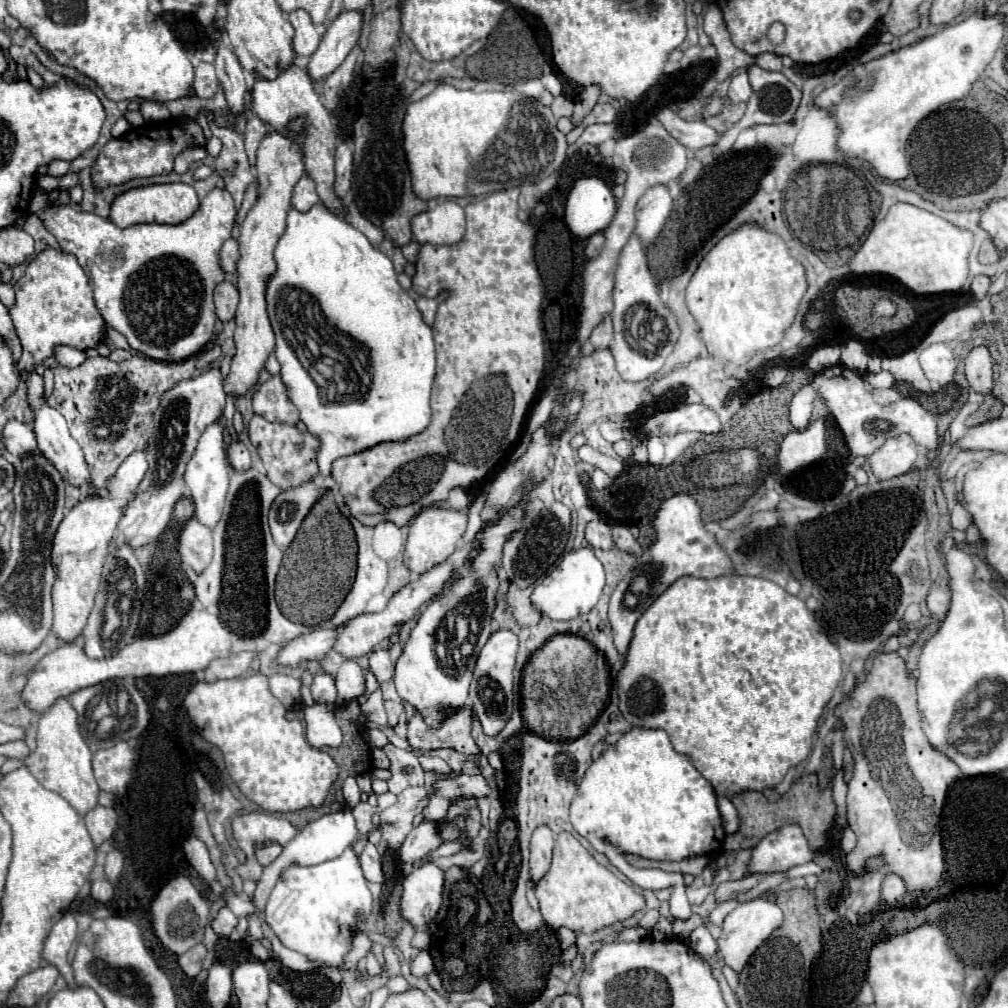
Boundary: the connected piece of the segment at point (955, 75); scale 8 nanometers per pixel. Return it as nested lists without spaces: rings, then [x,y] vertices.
[[[976,12],[956,24],[944,26],[942,30],[934,32],[932,36],[912,46],[904,46],[898,52],[892,52],[892,54],[886,54],[886,56],[880,56],[876,60],[856,66],[840,82],[822,90],[814,98],[814,106],[820,110],[832,112],[834,122],[840,130],[838,142],[836,142],[840,154],[844,158],[860,158],[860,160],[870,162],[874,170],[886,180],[904,180],[910,172],[910,166],[906,162],[908,136],[912,134],[916,124],[922,118],[926,118],[930,112],[934,112],[938,106],[960,100],[970,92],[972,84],[990,64],[996,48],[1000,46],[1002,32],[1004,32],[1002,14],[986,16],[984,12]]]

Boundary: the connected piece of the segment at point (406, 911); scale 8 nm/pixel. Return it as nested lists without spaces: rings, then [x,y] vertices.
[[[430,862],[404,876],[400,914],[408,924],[414,926],[416,932],[426,932],[430,922],[434,922],[442,904],[442,888],[444,872]]]

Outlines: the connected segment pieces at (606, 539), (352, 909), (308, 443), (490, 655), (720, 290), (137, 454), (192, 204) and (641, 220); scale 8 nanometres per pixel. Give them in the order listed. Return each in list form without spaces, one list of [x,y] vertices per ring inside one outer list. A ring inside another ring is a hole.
[[[594,520],[588,524],[586,528],[586,540],[590,542],[592,548],[602,548],[602,550],[610,550],[614,548],[614,540],[612,540],[612,530],[606,522],[602,520]]]
[[[346,848],[342,856],[316,866],[286,868],[266,904],[266,920],[286,948],[336,968],[352,948],[358,916],[368,916],[370,912],[372,894],[354,848]]]
[[[254,416],[248,424],[248,436],[252,444],[258,448],[260,460],[268,472],[268,478],[282,490],[300,486],[302,482],[318,476],[318,464],[316,464],[316,450],[318,450],[318,438],[312,434],[302,434],[296,426],[290,424],[272,424],[264,420],[262,416]]]
[[[498,630],[494,632],[486,646],[482,648],[476,668],[474,668],[474,678],[470,684],[470,702],[474,716],[480,720],[482,730],[486,736],[496,736],[508,722],[512,714],[512,684],[514,684],[514,662],[516,662],[516,648],[518,648],[518,638],[510,630]]]
[[[744,224],[732,234],[724,236],[700,262],[696,274],[688,284],[686,302],[688,310],[692,312],[702,330],[702,338],[706,342],[708,352],[716,358],[724,358],[734,364],[746,364],[756,352],[768,350],[784,338],[784,332],[792,326],[796,318],[806,288],[806,270],[790,254],[784,240],[756,224]]]
[[[148,446],[134,450],[116,474],[106,480],[106,496],[88,496],[84,502],[78,502],[60,522],[54,540],[52,540],[52,562],[56,566],[56,582],[52,592],[54,602],[54,632],[66,642],[78,642],[88,614],[94,606],[94,596],[98,592],[102,566],[108,556],[108,550],[114,542],[114,530],[122,520],[124,508],[134,500],[134,494],[146,476]]]
[[[152,184],[144,188],[134,188],[120,194],[110,210],[110,220],[120,228],[128,228],[140,222],[156,222],[156,224],[182,224],[186,222],[200,206],[198,194],[190,184]]]
[[[666,186],[650,188],[636,204],[634,234],[644,246],[652,246],[664,228],[672,210],[672,198]]]

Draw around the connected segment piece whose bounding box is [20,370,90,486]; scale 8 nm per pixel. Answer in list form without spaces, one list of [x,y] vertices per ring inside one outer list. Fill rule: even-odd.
[[[22,370],[20,378],[22,378],[22,382],[26,382],[26,388],[28,388],[26,402],[28,402],[28,408],[32,410],[32,414],[34,414],[34,434],[36,434],[40,452],[56,466],[56,470],[60,474],[64,474],[68,478],[70,484],[74,484],[74,486],[90,484],[90,470],[88,470],[88,466],[84,462],[84,454],[82,454],[80,446],[78,446],[78,442],[70,436],[68,424],[62,418],[62,414],[58,414],[58,410],[54,410],[48,404],[46,396],[44,396],[44,380],[42,380],[42,376],[38,372],[34,372],[34,370]]]

